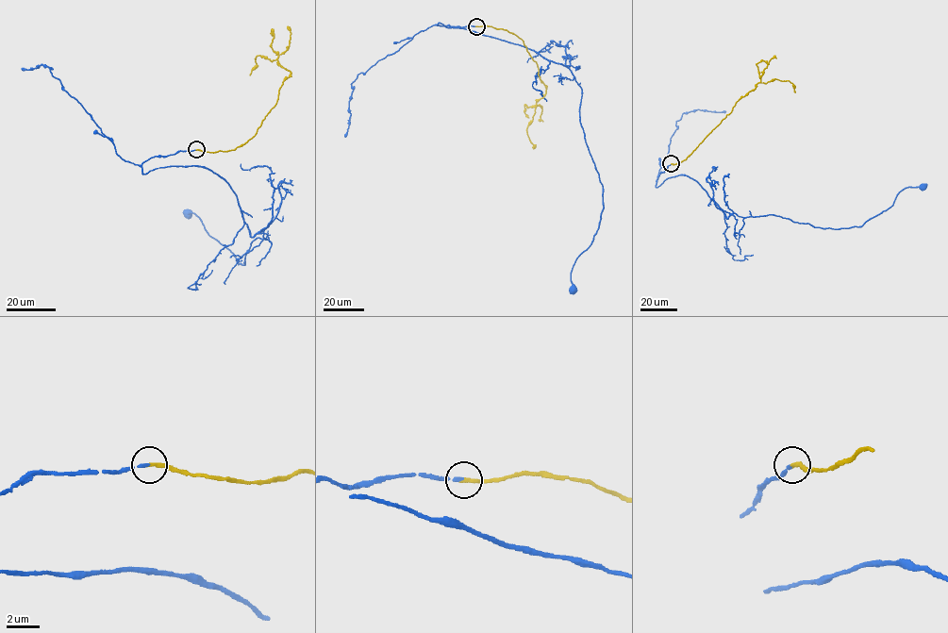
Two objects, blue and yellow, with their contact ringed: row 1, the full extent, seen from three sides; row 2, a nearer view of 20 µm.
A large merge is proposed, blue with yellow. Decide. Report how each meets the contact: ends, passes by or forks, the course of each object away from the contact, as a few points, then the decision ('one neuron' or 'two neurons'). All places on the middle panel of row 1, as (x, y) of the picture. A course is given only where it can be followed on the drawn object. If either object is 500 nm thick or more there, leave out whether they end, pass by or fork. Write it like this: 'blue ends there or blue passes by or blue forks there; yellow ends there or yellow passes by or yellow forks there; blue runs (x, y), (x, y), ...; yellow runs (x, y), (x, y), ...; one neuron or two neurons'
blue ends there; yellow ends there; blue runs (476, 26), (437, 25), (529, 48), (569, 68), (581, 88), (579, 121), (603, 207), (573, 267), (572, 290); yellow runs (476, 26), (491, 26), (515, 34), (537, 65), (546, 89), (526, 128), (533, 149); one neuron

